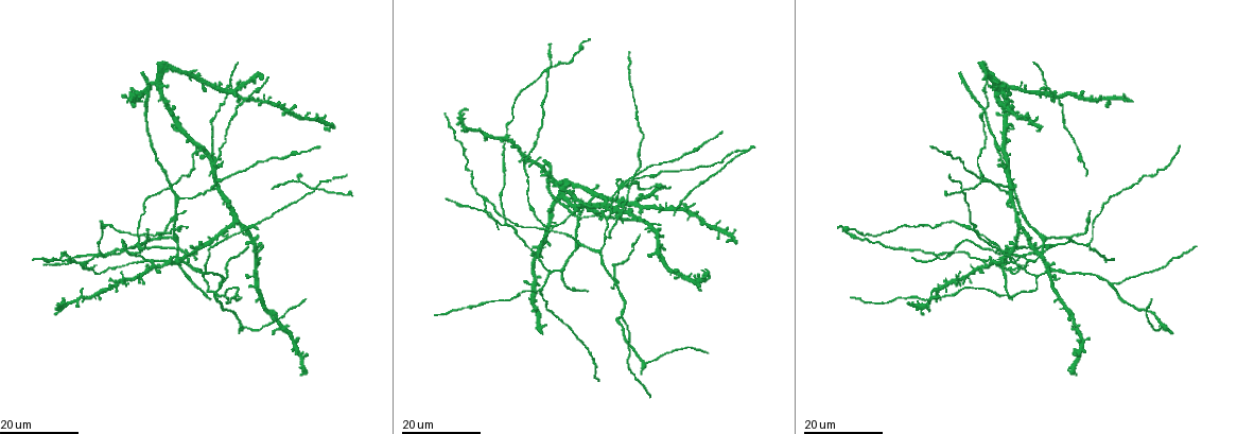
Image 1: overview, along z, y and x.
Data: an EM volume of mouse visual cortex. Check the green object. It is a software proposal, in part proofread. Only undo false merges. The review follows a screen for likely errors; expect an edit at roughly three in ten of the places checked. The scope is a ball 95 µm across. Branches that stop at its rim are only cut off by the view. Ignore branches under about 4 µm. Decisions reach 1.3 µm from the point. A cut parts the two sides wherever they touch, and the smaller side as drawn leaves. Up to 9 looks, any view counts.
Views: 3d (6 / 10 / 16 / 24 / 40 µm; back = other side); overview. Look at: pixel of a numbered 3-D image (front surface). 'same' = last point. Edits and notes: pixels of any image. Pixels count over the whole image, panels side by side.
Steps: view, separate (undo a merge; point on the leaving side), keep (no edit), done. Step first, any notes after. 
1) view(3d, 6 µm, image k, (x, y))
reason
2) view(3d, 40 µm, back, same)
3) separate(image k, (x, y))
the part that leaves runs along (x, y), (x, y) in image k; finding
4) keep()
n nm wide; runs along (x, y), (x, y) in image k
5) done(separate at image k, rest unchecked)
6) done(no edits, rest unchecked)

view(3d, 16 µm, image 1, (719, 163))
three arms meet

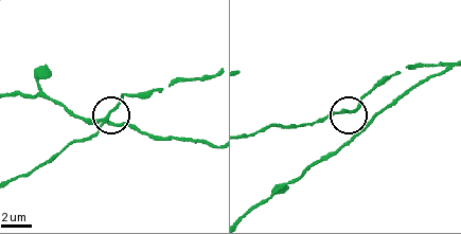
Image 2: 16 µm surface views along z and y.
view(3d, 10 µm, image 2, (117, 107))

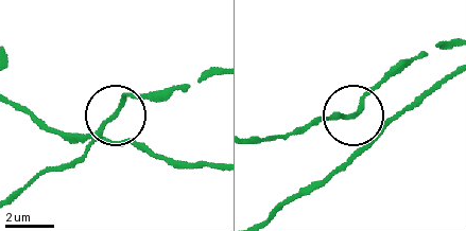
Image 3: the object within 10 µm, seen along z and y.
keep()
side arm 10 µm; runs along (255, 141), (304, 130), (324, 117), (355, 114), (399, 64) in image 3; all the same cell

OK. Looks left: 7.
view(3d, 24 µm, image 1, (1043, 240))

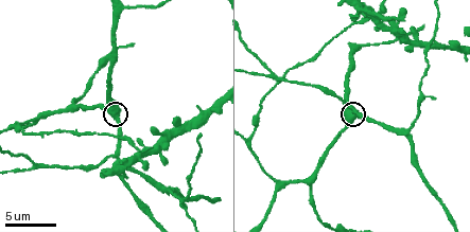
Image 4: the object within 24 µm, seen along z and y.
view(3d, 6 µm, image 4, (118, 115))
zoom in

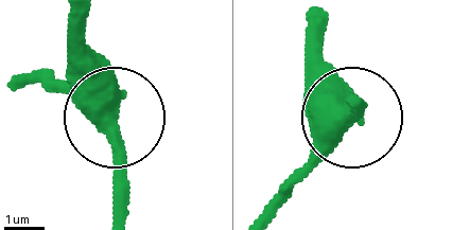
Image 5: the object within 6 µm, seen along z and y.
keep()
490 nm wide; all the same cell

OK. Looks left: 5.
view(3d, 10 µm, image 4, (278, 189))
branch point

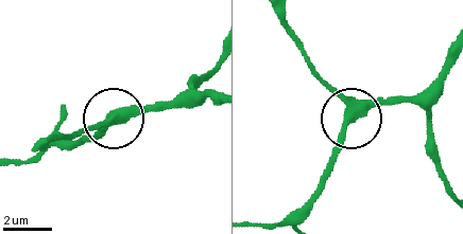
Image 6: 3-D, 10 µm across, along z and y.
keep()
370 nm wide; runs along (286, 22), (316, 77), (348, 113), (335, 166) in image 6; continuous, no second cell

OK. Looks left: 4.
view(3d, 24 µm, image 1, (484, 198))
three-way junction

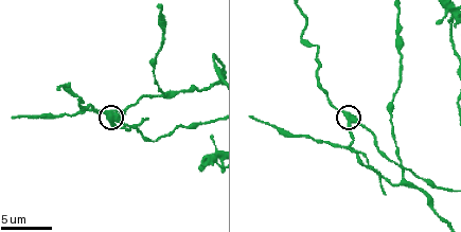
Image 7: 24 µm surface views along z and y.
view(3d, 6 µm, image 7, (349, 120))
closer look

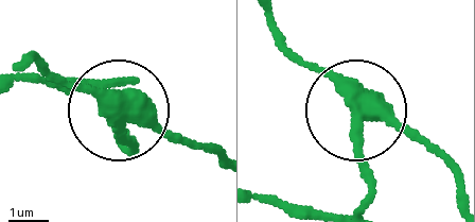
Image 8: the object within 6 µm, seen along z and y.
separate(image 8, (119, 140))
the part that leaves runs along (353, 110), (367, 208) in image 8; two cells meet here

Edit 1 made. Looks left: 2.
done(separate at image 8, rest unchecked)

